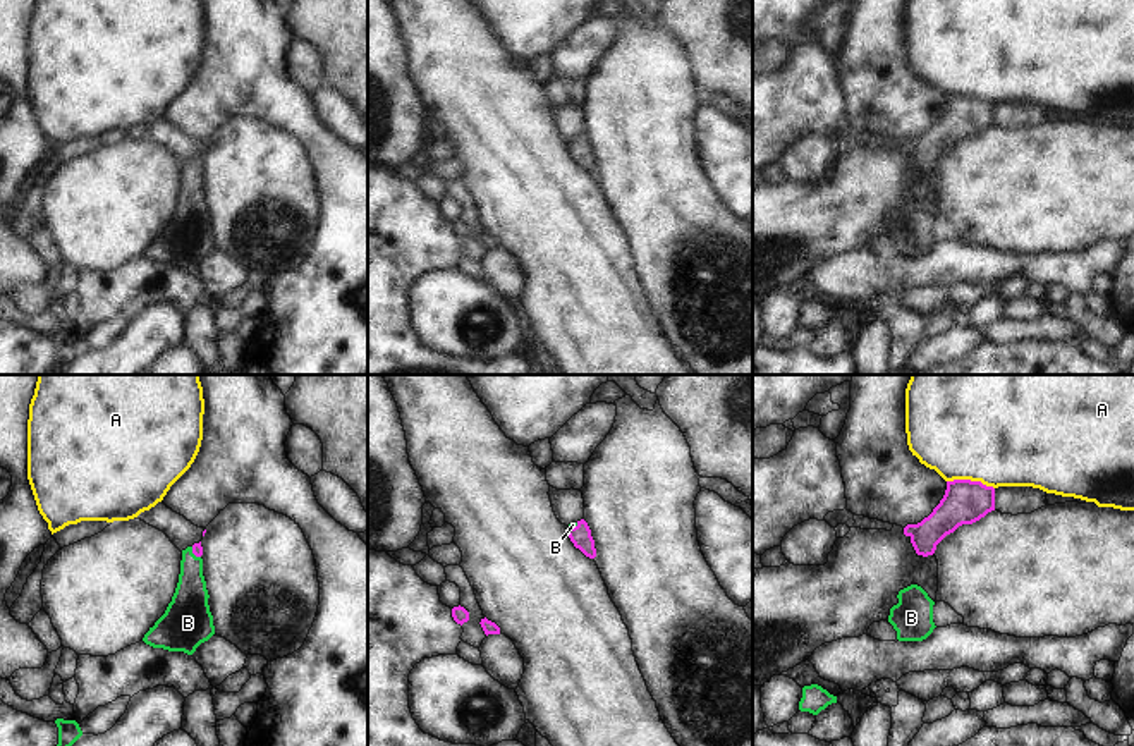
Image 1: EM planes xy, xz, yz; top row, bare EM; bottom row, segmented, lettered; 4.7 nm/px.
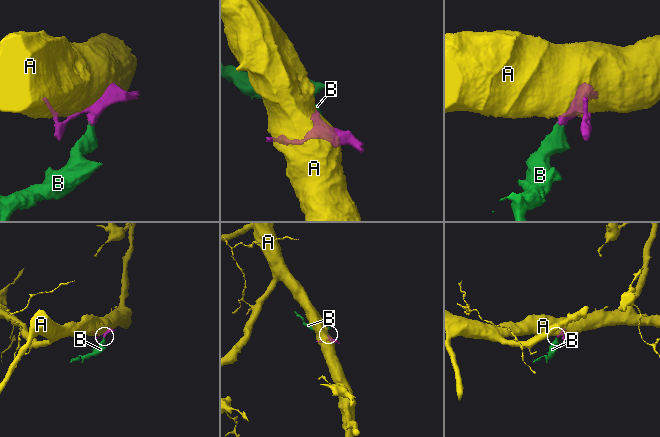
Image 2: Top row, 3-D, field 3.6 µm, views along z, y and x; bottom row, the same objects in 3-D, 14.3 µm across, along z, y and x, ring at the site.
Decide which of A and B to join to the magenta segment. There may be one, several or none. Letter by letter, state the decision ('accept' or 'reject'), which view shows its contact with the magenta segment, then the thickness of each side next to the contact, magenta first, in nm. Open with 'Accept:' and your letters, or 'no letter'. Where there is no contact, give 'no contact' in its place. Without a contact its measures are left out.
Accept: B
A: reject; contact in yz; calibres 200 and 460 nm
B: accept; contact in xy; calibres 50 and 180 nm

